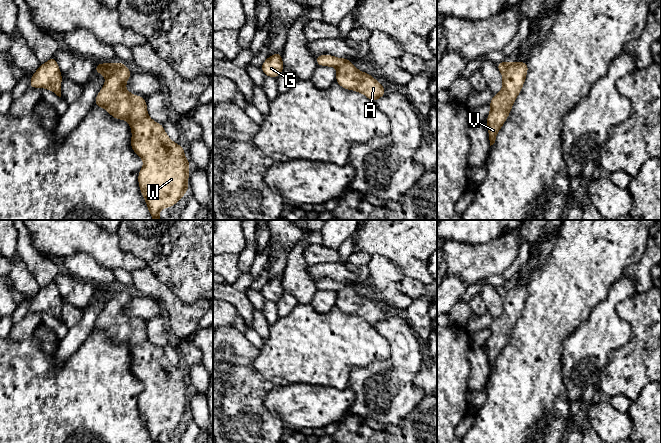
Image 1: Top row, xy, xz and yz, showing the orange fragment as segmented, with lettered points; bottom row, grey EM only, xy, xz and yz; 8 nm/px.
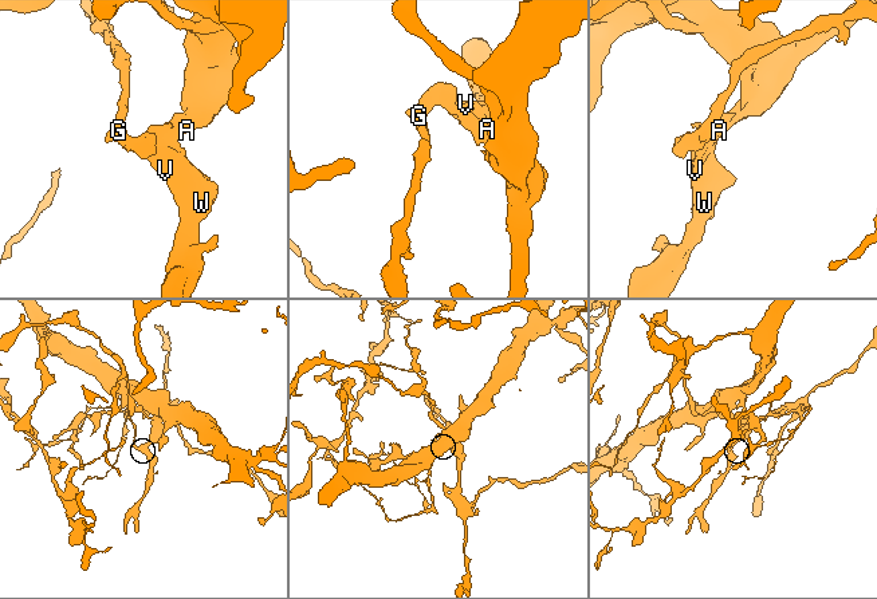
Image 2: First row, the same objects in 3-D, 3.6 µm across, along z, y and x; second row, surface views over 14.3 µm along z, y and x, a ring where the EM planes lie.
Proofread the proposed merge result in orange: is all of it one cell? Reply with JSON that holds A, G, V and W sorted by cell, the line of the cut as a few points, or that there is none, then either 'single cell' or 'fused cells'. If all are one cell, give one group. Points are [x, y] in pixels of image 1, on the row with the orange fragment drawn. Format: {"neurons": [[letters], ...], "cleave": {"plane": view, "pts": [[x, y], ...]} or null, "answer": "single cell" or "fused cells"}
{"neurons": [["A", "V", "W"], ["G"]], "cleave": {"plane": "xy", "pts": [[120, 62], [118, 67], [106, 79]]}, "answer": "fused cells"}

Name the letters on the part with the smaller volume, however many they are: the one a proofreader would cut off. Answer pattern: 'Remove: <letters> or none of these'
Remove: G

